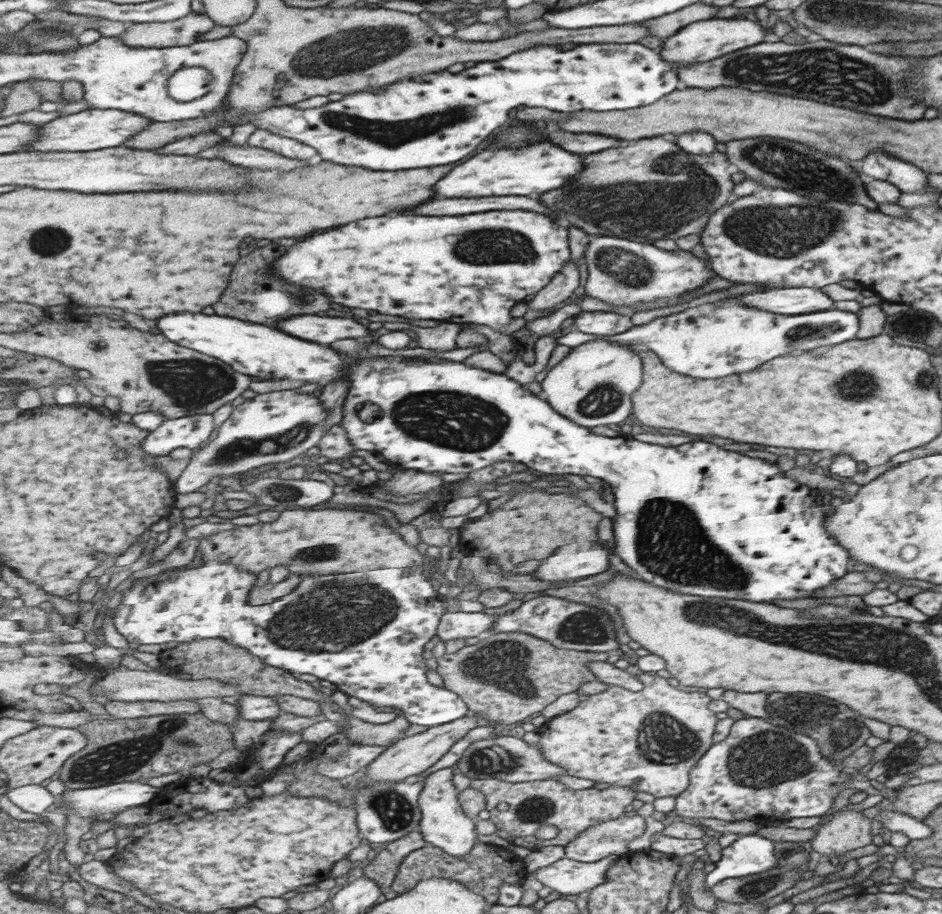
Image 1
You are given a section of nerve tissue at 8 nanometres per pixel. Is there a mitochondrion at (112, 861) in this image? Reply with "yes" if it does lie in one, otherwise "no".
no

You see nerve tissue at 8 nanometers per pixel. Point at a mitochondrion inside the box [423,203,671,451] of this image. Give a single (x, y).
(489, 245)

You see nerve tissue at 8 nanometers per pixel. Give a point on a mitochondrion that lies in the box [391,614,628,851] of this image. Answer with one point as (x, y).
(523, 670)

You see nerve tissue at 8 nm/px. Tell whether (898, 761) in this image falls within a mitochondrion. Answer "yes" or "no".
no

